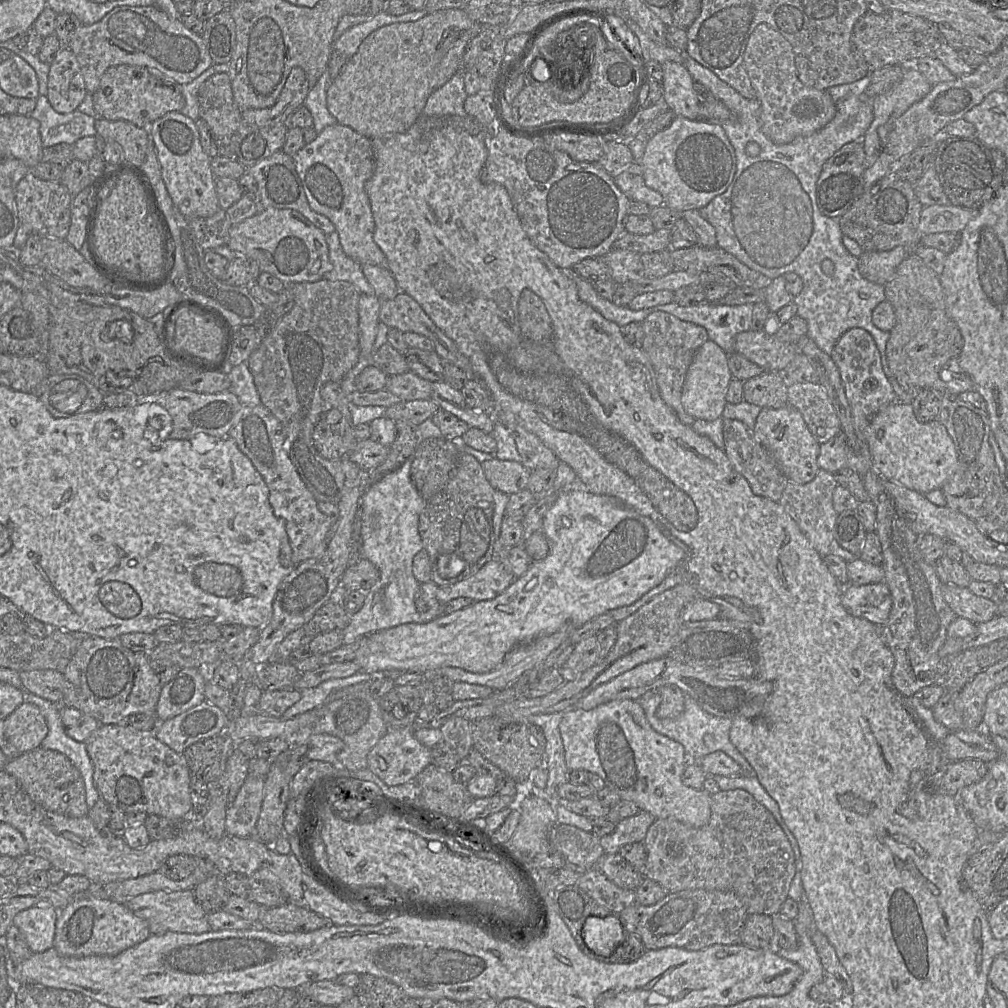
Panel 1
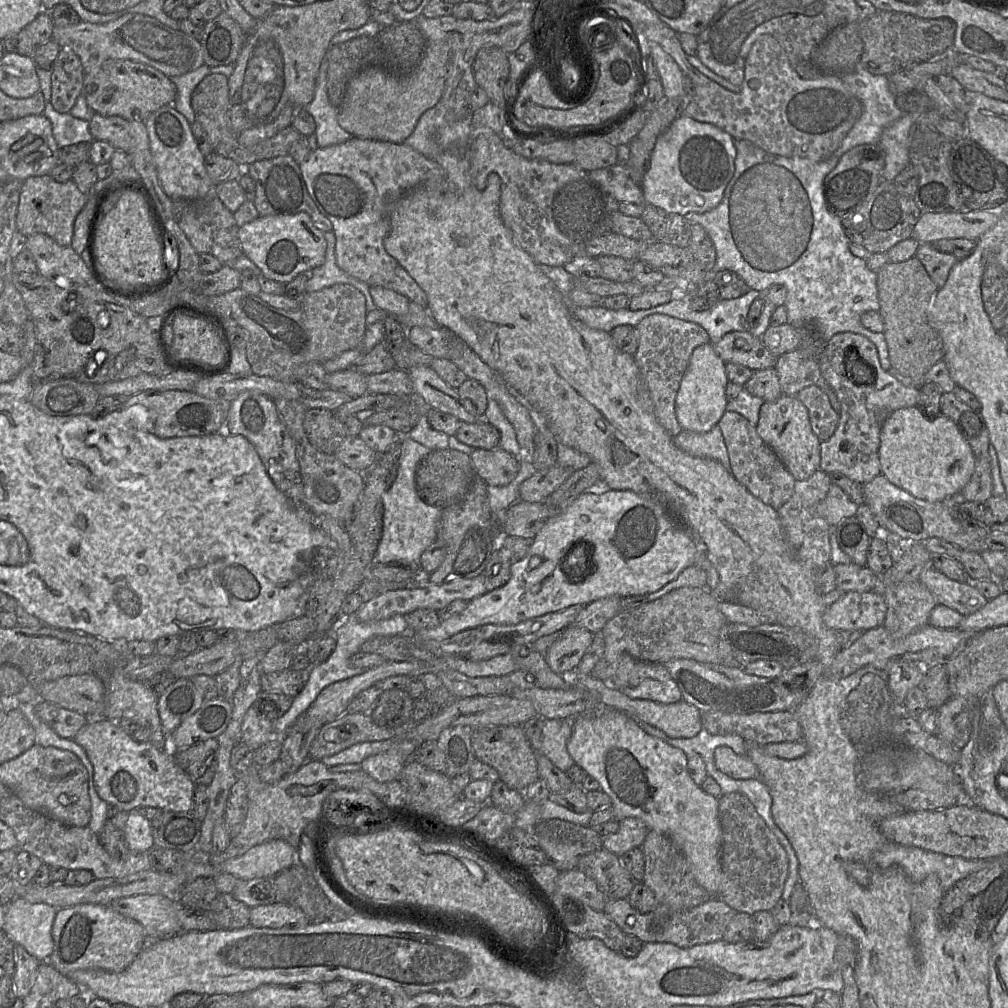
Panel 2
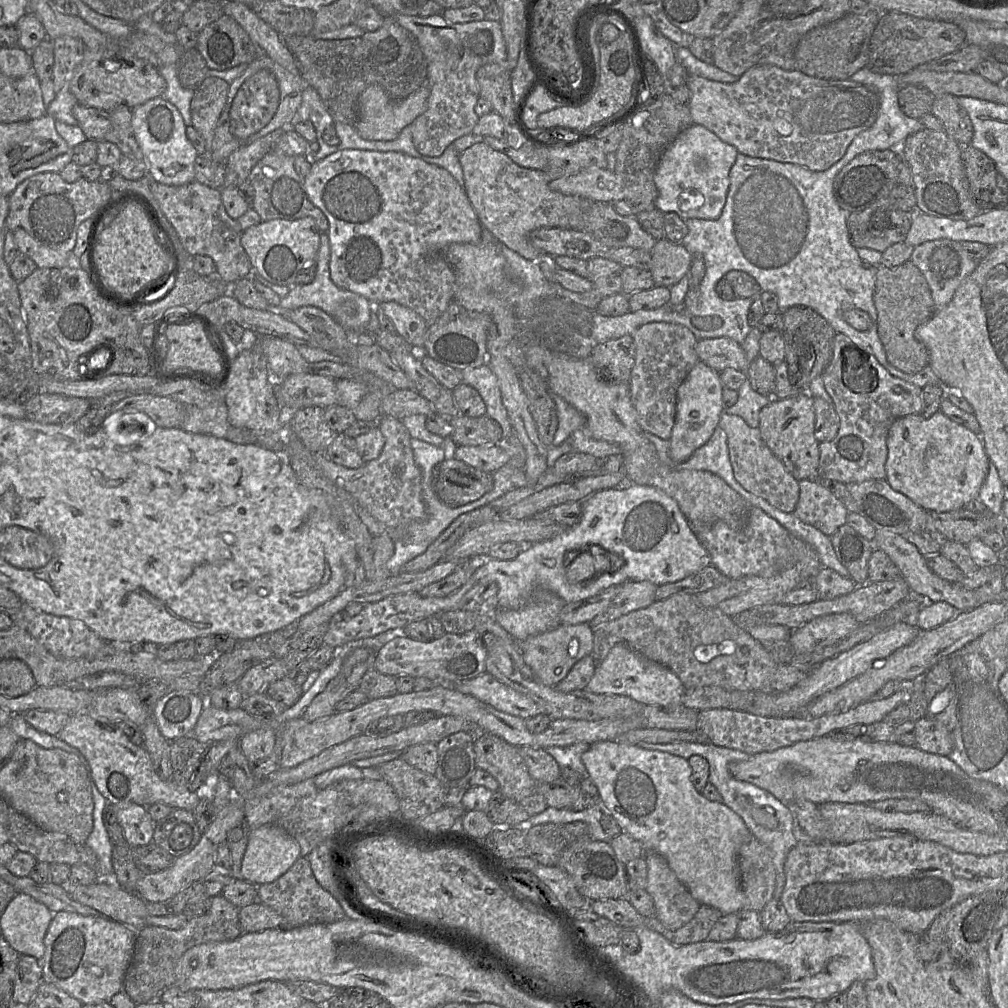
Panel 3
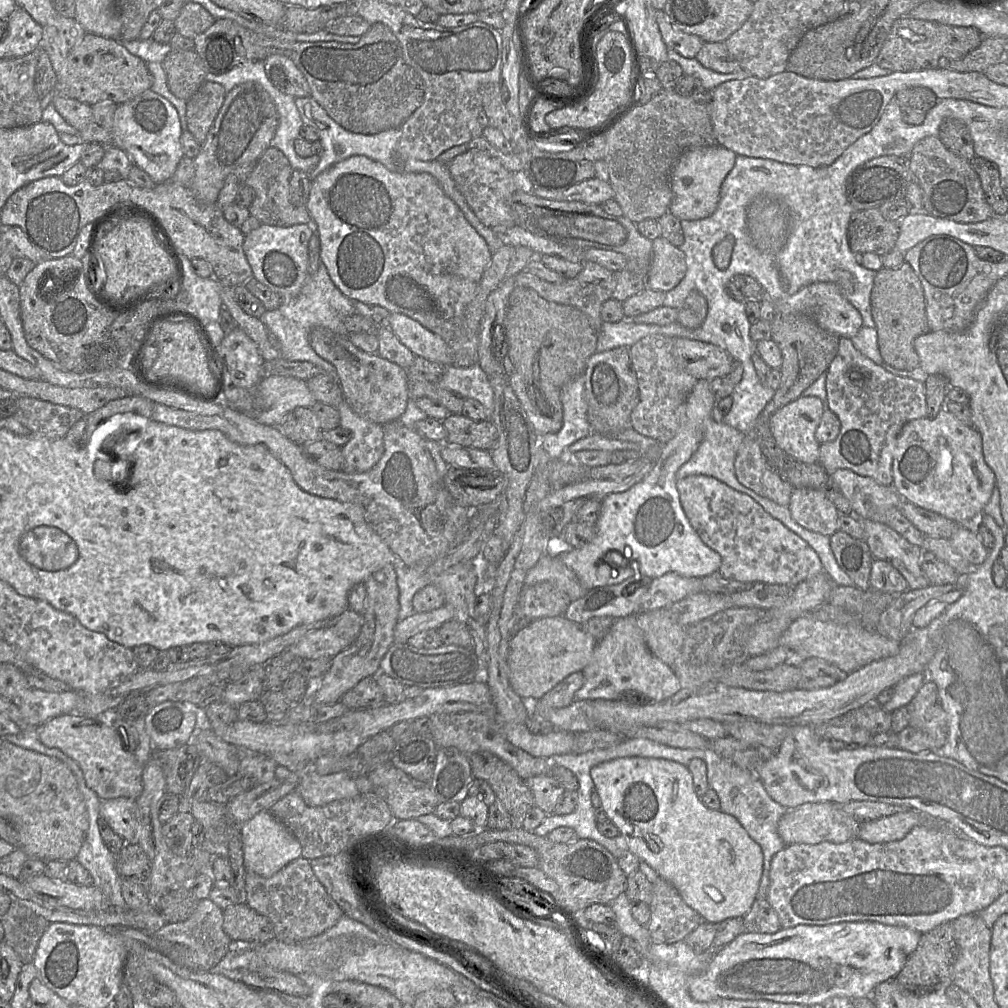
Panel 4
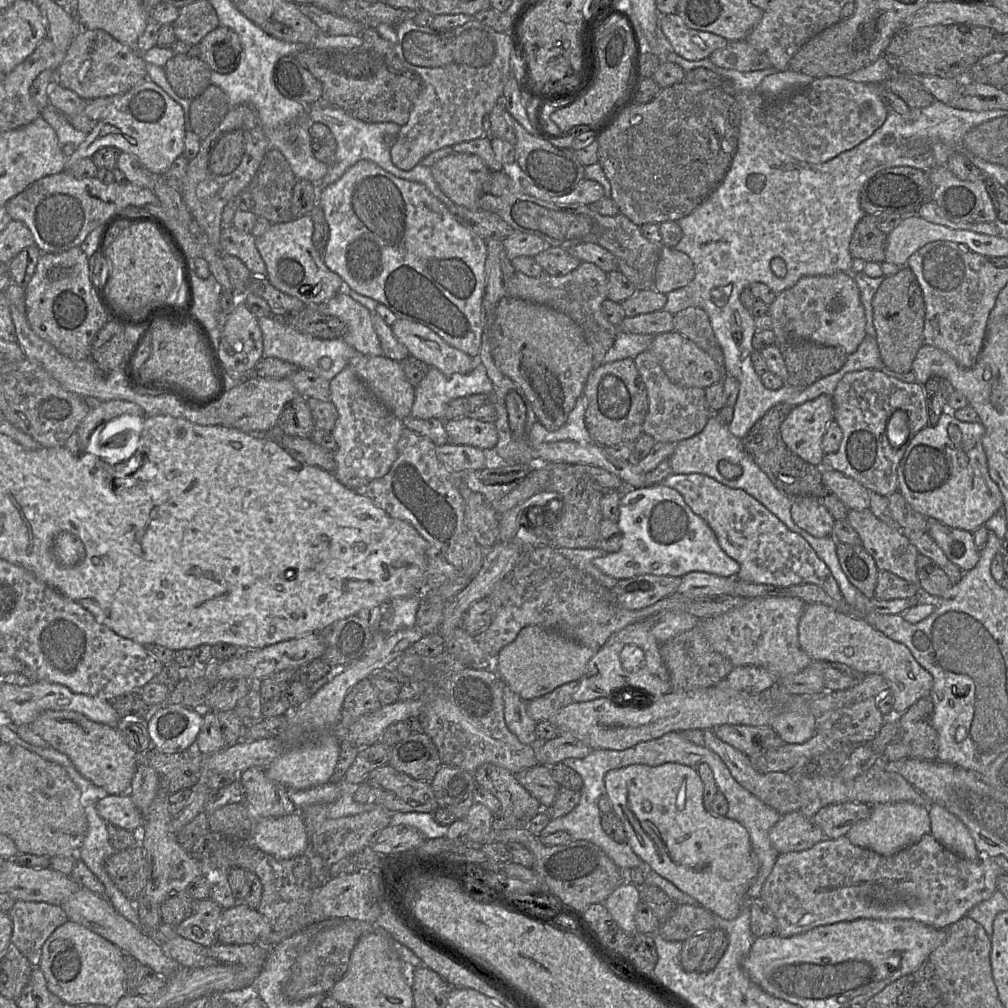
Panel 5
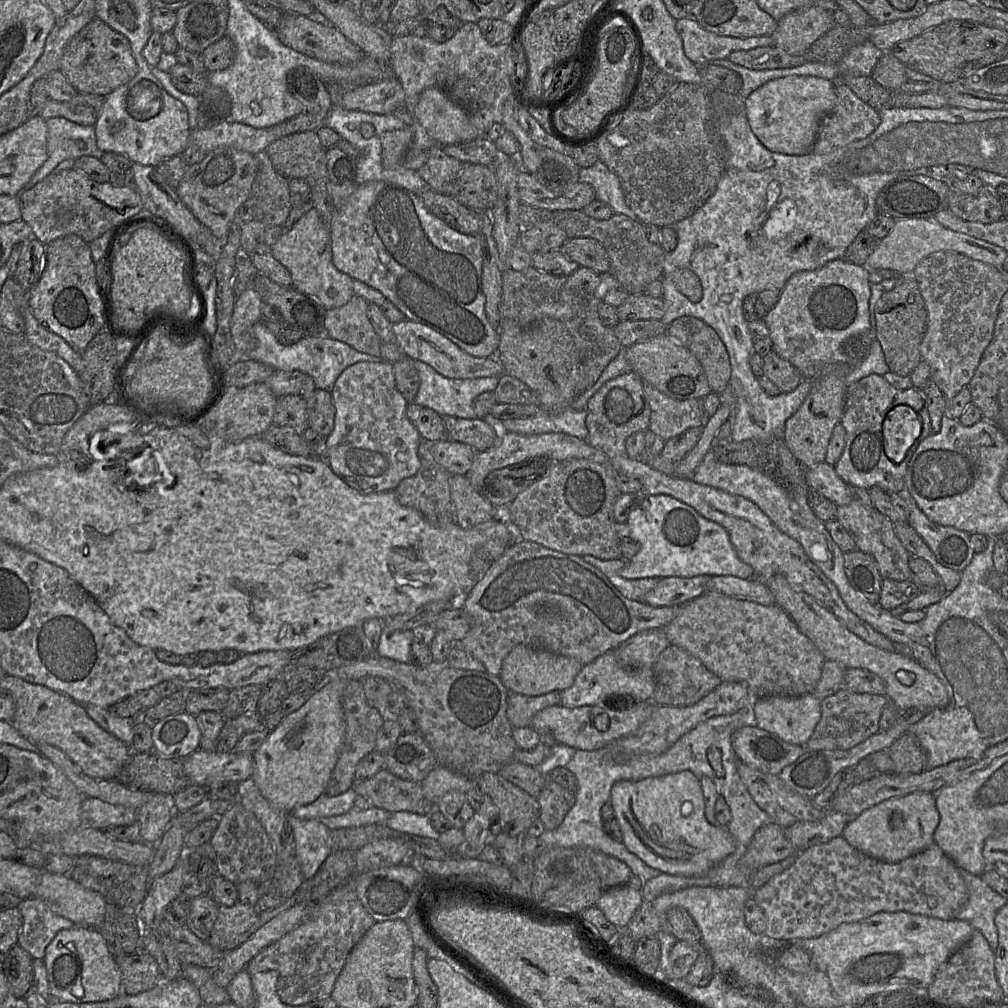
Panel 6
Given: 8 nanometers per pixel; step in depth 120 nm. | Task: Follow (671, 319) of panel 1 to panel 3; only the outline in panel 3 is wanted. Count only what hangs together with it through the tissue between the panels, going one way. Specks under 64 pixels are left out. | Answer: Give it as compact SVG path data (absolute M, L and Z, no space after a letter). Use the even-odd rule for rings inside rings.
M668 322L642 325L633 333L633 339L635 363L629 384L638 423L645 433L669 440L676 415L678 388L699 361L695 351L698 339L687 327Z

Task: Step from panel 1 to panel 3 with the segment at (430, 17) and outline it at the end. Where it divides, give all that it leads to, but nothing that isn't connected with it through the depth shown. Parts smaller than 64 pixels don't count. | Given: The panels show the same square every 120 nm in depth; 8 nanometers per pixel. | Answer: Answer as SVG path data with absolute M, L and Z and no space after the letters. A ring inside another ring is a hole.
M423 84L409 96L401 100L392 100L380 85L367 87L359 96L359 117L353 125L359 135L366 140L390 141L398 137L402 129L410 125L428 108L430 88Z

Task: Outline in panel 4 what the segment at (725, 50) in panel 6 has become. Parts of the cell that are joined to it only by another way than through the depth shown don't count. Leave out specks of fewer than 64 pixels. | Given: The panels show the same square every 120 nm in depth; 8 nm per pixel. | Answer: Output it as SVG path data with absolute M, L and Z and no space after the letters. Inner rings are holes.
M664 10L656 11L656 20L668 49L676 51L685 58L696 58L705 43L699 36L675 28Z

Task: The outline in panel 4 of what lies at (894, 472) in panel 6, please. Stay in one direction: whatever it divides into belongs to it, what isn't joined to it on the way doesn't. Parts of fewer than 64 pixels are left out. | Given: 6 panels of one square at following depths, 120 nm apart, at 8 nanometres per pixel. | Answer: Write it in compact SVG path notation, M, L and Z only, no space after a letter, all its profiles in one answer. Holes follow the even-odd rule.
M840 337L838 352L826 372L826 408L840 420L840 431L832 442L820 444L818 463L828 474L838 469L848 469L860 476L892 486L892 462L897 437L903 426L927 415L924 383L887 372L857 350L849 338Z

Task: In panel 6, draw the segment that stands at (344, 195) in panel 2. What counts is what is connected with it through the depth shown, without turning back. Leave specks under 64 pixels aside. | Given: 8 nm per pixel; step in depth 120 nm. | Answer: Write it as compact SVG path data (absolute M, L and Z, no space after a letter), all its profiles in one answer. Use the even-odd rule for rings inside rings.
M383 180L370 181L357 186L356 190L347 199L345 204L334 210L331 219L330 232L332 262L339 271L380 291L387 300L392 302L404 314L406 319L419 322L436 330L454 342L467 354L474 357L495 356L499 344L499 332L497 327L493 327L489 323L485 313L485 296L482 291L482 266L484 251L481 241L476 235L463 234L456 231L445 221L432 214L426 208L422 198L418 194L399 185Z

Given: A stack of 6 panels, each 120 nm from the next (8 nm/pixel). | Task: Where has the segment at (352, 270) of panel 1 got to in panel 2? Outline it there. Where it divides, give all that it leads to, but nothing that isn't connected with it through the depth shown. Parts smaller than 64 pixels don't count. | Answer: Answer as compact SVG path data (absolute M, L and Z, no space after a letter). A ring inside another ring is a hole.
M333 230L325 232L324 238L327 243L325 262L310 272L305 292L316 292L335 284L348 284L355 287L364 295L367 313L379 309L373 302L369 291L370 286L359 279L350 276L337 265L335 255L336 237Z

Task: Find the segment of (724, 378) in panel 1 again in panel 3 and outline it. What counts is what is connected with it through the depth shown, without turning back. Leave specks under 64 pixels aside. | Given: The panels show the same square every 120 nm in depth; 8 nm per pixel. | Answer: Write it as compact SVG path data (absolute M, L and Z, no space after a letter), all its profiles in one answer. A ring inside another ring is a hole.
M700 360L688 373L678 388L676 415L669 438L669 455L674 463L688 459L695 450L710 439L724 412L723 390L720 373Z

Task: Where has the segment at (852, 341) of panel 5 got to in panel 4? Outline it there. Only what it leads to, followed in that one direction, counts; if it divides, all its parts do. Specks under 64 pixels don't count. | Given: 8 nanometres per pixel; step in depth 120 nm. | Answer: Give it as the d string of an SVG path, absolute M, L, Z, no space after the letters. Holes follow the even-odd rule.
M818 282L802 287L795 294L775 304L777 314L802 314L812 318L820 327L840 337L851 338L863 326L862 316L843 295L835 283Z

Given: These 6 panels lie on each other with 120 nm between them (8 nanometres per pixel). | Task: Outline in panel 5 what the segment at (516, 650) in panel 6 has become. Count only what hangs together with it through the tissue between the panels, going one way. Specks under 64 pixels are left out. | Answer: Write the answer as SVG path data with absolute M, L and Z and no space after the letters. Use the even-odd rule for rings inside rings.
M530 625L522 628L515 640L500 650L493 661L494 670L514 693L528 702L558 686L579 681L594 653L591 648L554 630Z

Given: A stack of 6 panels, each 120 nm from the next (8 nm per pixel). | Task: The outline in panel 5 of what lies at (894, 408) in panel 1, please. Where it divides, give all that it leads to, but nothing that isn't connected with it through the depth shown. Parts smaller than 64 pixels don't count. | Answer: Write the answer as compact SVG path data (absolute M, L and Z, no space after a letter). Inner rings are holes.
M947 408L936 425L927 425L911 439L897 468L898 491L916 511L947 526L974 532L1003 506L1001 491L988 471L982 444L984 431L979 421L962 422Z

